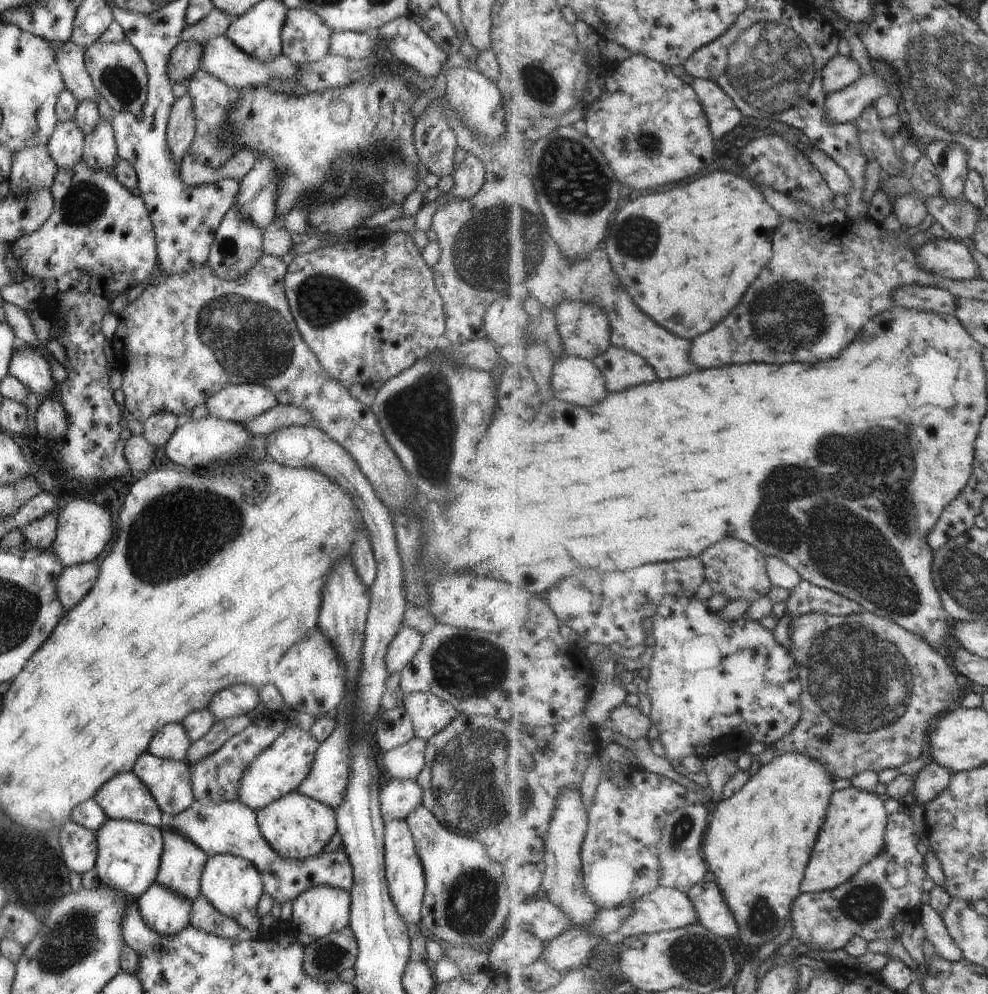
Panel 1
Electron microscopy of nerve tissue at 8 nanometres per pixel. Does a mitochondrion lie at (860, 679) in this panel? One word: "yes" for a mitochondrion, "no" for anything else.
yes

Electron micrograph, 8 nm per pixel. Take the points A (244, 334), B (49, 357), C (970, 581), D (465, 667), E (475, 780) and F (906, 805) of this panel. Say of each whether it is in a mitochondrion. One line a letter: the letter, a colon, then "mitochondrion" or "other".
A: mitochondrion
B: other
C: mitochondrion
D: mitochondrion
E: mitochondrion
F: other

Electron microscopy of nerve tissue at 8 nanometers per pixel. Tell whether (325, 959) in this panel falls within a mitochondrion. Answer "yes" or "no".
yes

